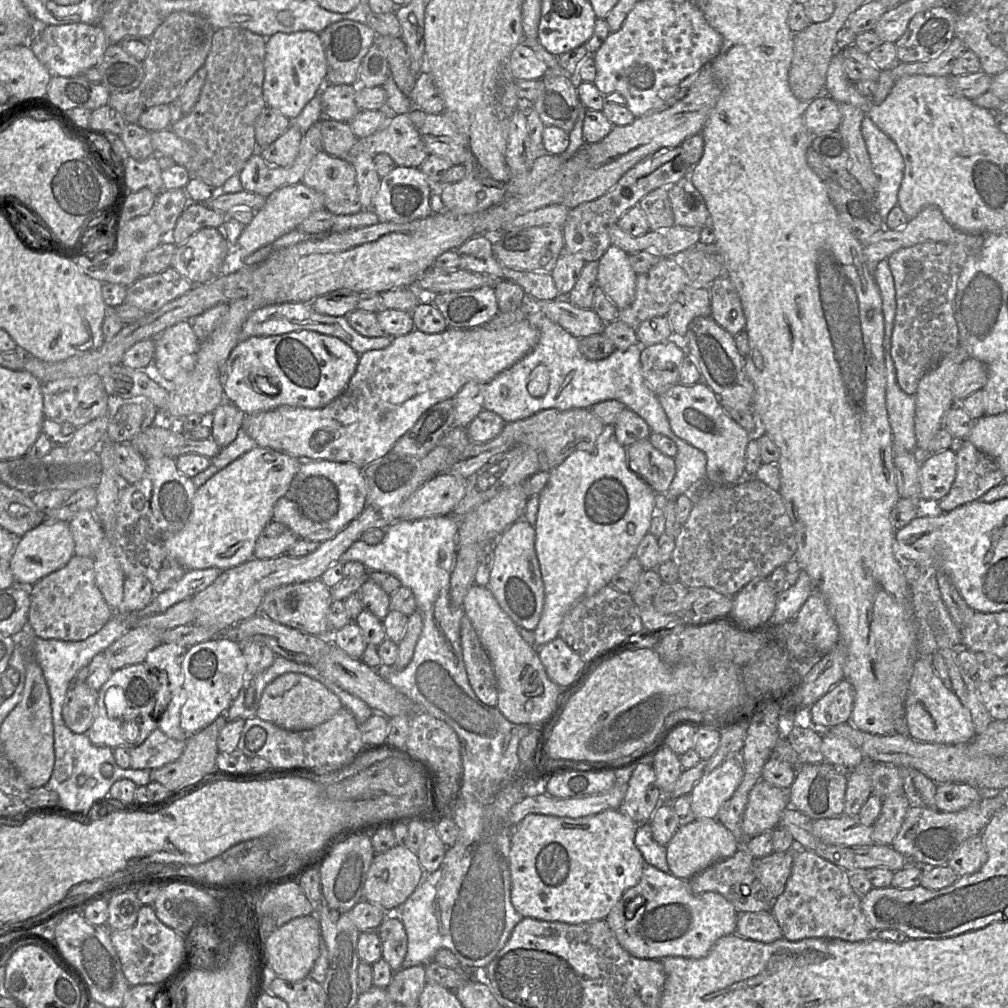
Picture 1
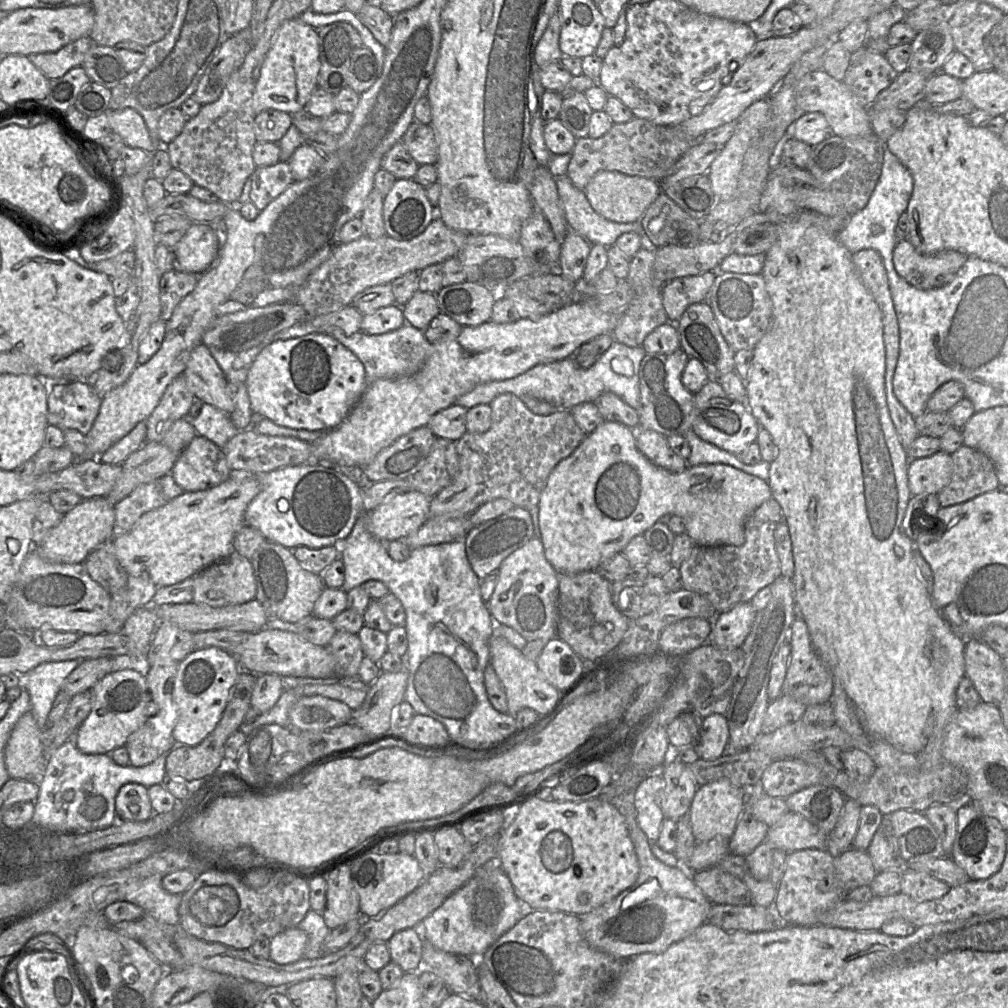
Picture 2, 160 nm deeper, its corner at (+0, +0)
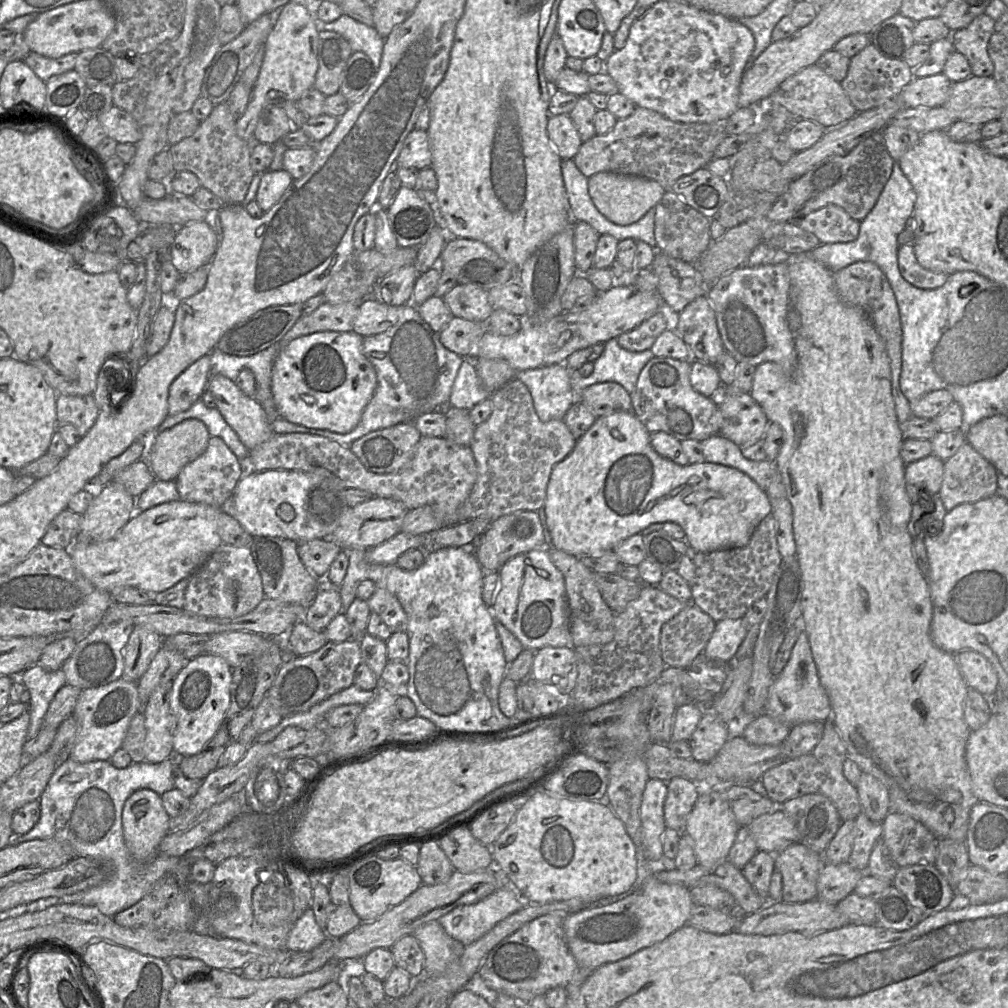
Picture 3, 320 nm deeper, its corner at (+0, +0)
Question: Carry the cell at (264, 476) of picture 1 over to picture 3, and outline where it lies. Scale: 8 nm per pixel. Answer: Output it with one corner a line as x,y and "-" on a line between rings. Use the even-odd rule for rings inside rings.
181,499
162,503
143,512
135,512
110,540
95,543
75,540
69,554
79,572
99,589
109,592
116,586
133,586
148,593
162,592
190,577
223,543
217,526
220,511
221,508

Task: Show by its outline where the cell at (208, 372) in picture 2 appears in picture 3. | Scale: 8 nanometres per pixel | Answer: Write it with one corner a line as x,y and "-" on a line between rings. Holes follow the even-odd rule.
212,374
207,390
213,394
217,408
226,422
249,450
274,434
261,404
255,397
244,394
234,380
222,374

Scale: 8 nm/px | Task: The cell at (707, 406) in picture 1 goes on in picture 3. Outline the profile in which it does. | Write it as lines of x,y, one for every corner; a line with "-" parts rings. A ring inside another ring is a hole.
724,387
710,396
721,415
719,434
745,449
762,439
769,420
750,393
725,394

